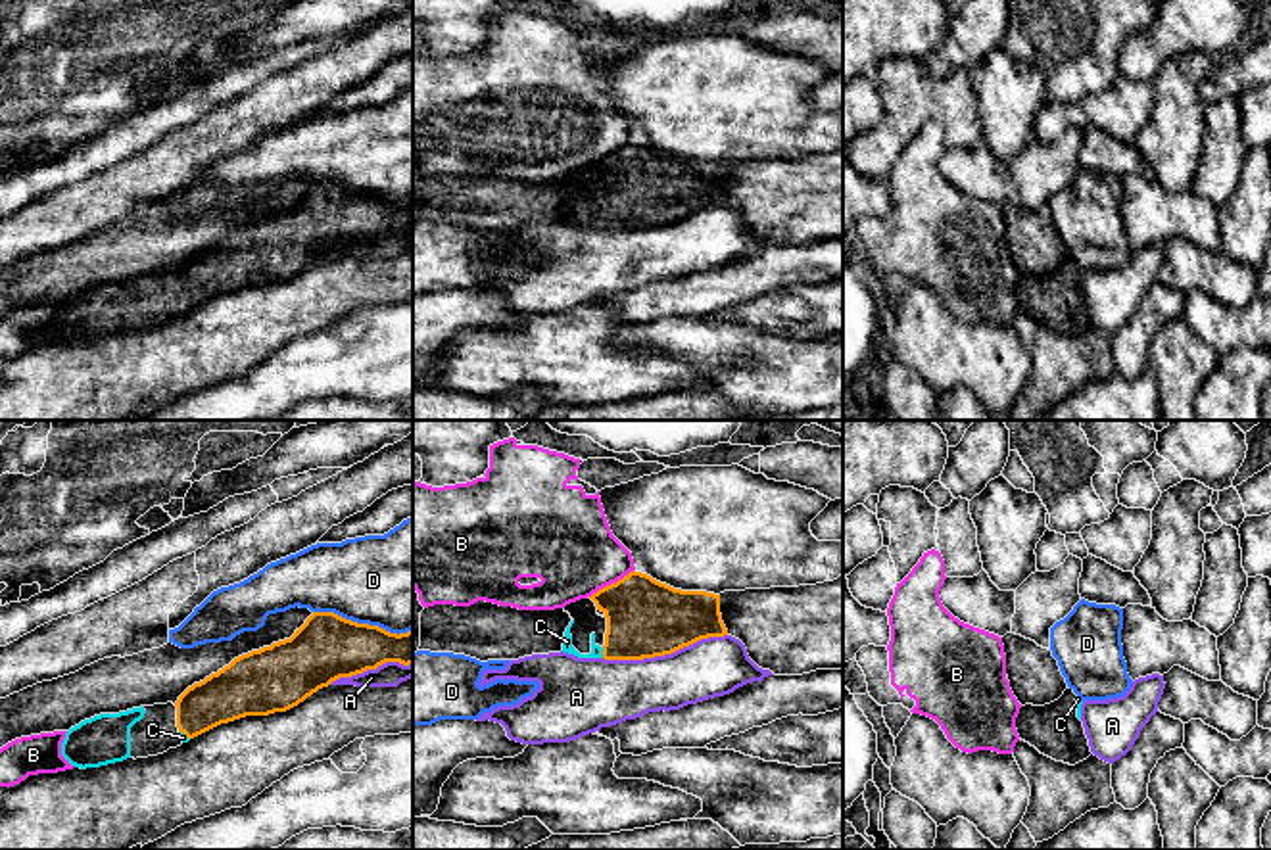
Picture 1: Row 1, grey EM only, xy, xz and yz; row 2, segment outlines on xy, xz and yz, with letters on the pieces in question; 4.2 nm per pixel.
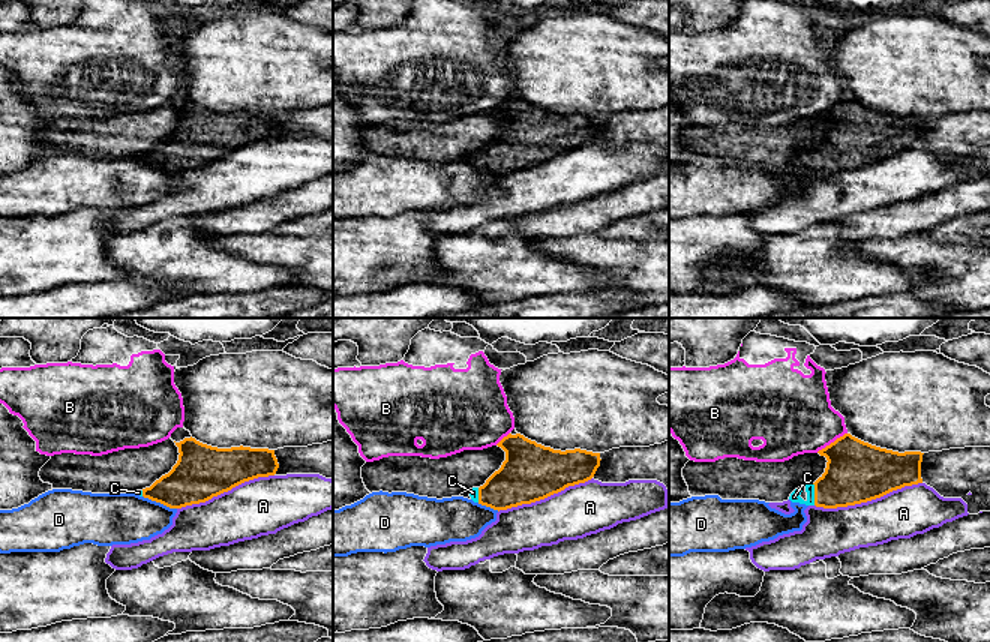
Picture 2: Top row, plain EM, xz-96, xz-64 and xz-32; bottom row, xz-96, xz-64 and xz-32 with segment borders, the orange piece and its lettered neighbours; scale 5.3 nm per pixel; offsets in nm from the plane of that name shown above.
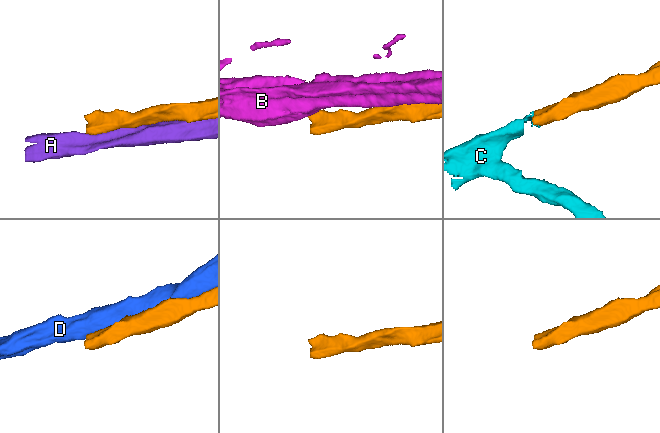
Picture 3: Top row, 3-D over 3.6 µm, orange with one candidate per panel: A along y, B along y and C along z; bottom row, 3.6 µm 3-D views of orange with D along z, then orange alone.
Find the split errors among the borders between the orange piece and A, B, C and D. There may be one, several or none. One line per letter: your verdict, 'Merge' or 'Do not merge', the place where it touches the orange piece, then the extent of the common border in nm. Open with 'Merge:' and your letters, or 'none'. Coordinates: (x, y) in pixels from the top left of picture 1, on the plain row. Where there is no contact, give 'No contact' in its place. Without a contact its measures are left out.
Merge: C
A: Do not merge. Touches orange at xz (665, 223). Shared border 550 nm
B: Do not merge. Touches orange at xz (611, 154). Shared border 220 nm
C: Merge. Touches orange at xz (603, 223). Shared border 50 nm
D: Do not merge. Touches orange at xy (363, 194). Shared border 420 nm

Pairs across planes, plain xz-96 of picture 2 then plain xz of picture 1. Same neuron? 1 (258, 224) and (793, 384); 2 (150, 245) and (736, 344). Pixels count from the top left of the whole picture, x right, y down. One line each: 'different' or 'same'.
1: different
2: different

